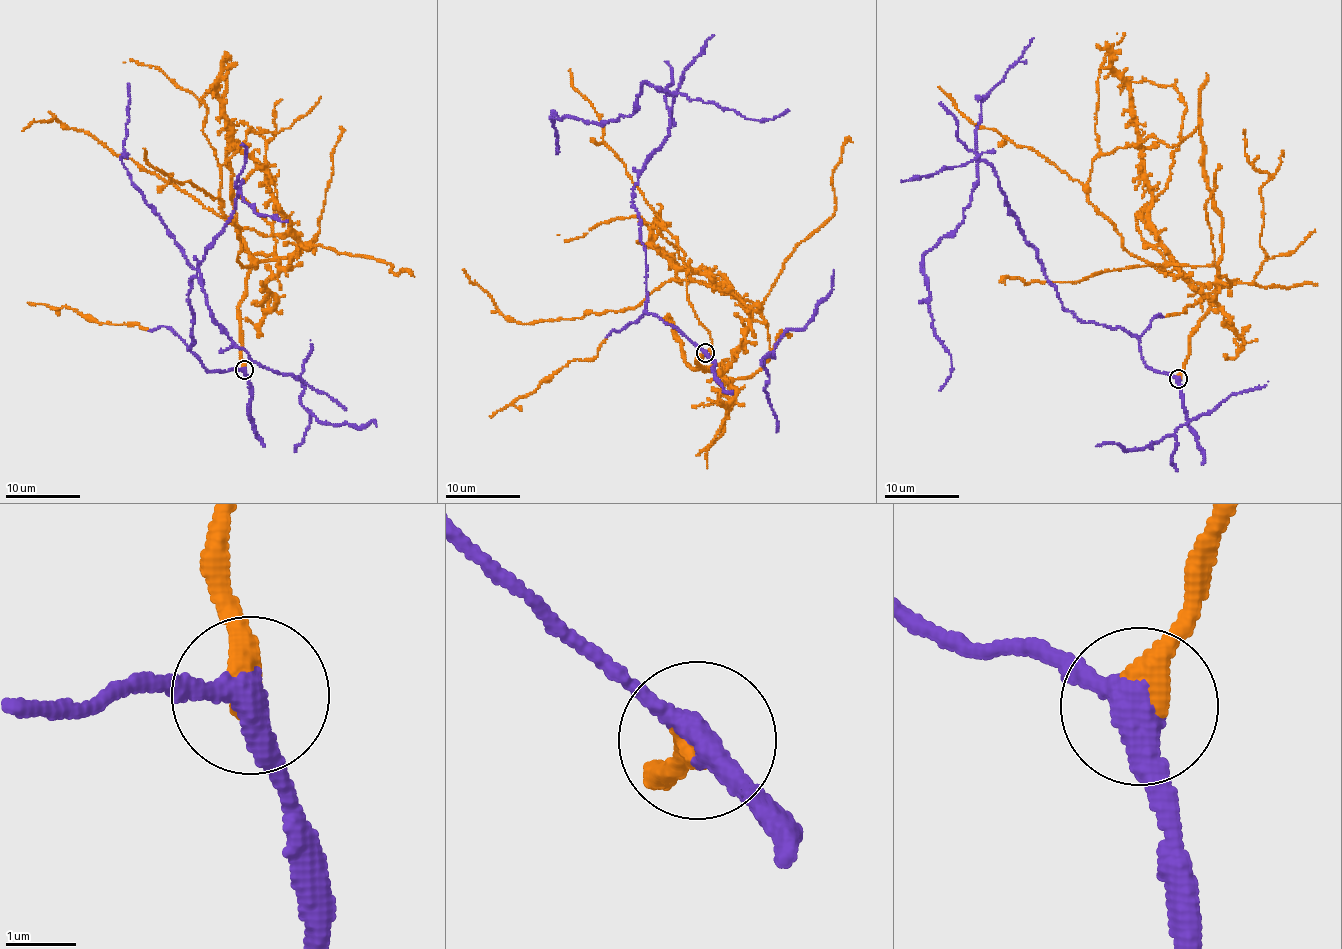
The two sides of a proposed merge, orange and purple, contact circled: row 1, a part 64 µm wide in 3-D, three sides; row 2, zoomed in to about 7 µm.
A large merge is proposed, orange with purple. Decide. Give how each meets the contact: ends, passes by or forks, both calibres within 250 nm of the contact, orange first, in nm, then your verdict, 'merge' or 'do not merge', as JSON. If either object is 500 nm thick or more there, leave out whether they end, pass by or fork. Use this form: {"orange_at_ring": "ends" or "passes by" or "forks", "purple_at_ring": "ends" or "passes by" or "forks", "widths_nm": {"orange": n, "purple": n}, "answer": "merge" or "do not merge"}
{"orange_at_ring": "ends", "purple_at_ring": "passes by", "widths_nm": {"orange": 400, "purple": 360}, "answer": "merge"}

